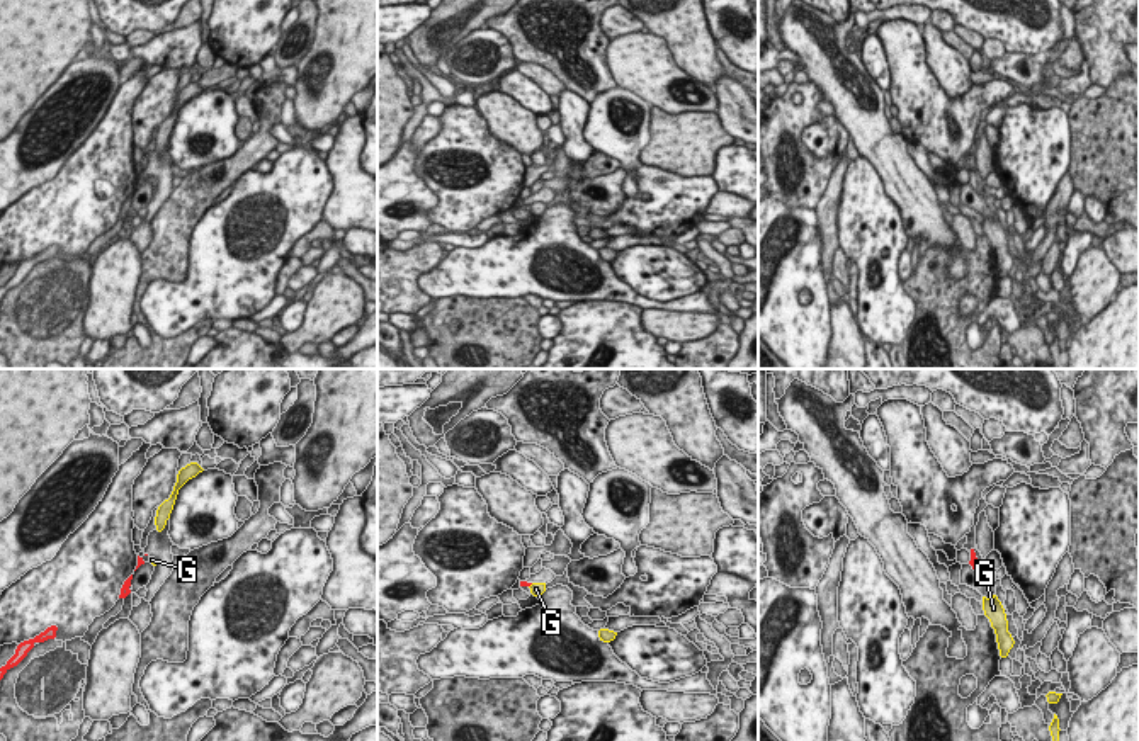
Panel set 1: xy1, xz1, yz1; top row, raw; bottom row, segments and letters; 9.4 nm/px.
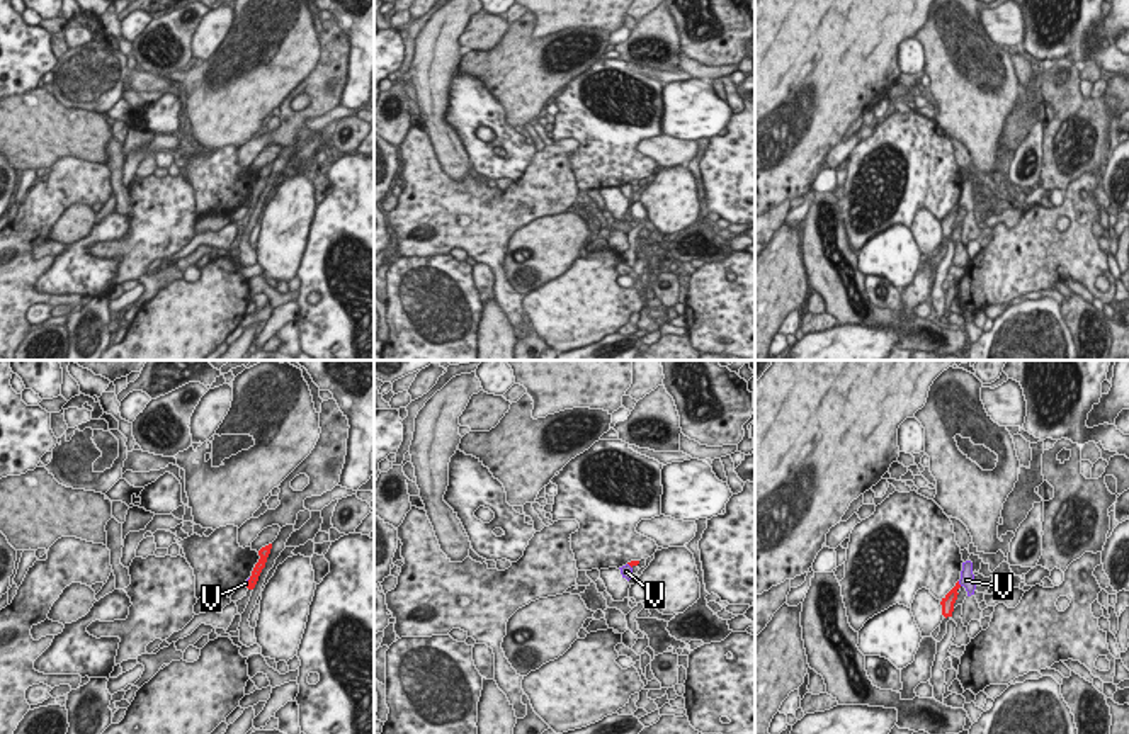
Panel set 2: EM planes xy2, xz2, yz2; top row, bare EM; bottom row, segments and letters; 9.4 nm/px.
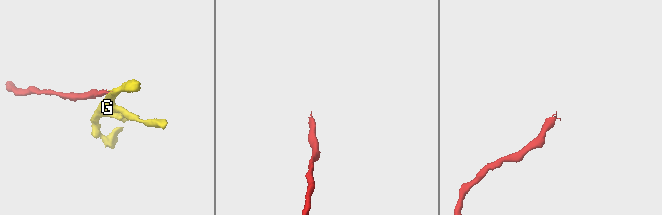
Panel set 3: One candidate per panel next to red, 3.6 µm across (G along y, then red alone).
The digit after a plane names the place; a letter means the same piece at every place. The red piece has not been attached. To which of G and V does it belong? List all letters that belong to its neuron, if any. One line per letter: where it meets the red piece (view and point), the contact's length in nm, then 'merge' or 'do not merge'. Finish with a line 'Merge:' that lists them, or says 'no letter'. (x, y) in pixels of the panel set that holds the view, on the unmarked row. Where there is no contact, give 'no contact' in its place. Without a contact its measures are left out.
G: no contact | do not merge
V: yz2 (958, 203) | 60 nm | do not merge
Merge: no letter

